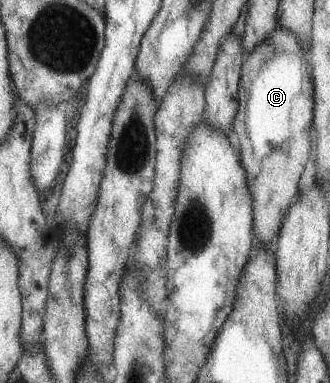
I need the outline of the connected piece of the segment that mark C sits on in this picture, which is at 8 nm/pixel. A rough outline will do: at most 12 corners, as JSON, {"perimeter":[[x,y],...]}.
{"perimeter":[[278,25],[244,57],[232,136],[260,247],[310,156],[307,54]]}

